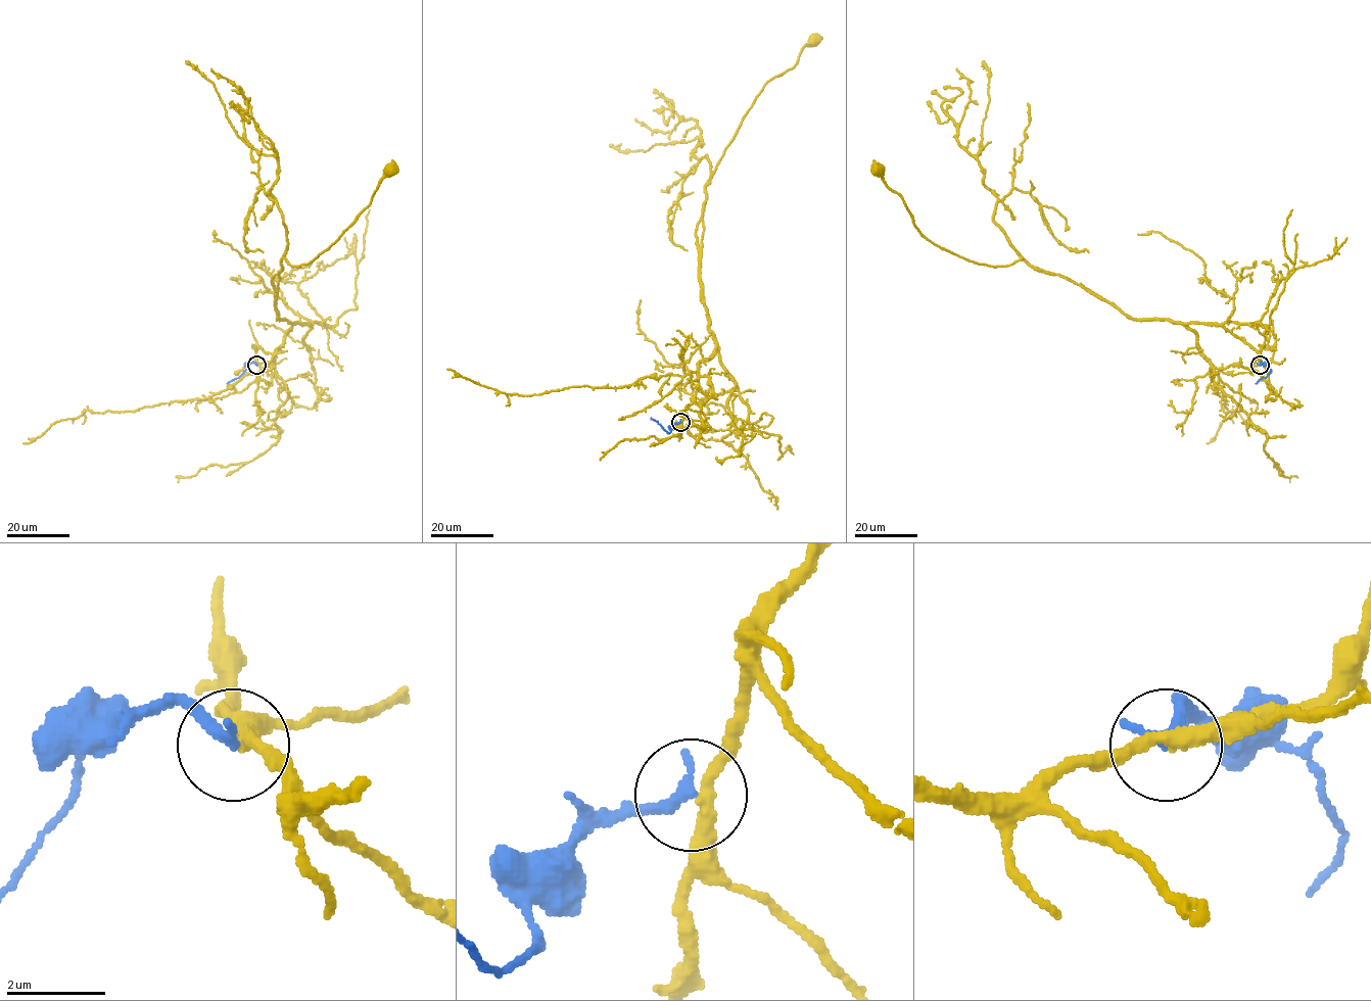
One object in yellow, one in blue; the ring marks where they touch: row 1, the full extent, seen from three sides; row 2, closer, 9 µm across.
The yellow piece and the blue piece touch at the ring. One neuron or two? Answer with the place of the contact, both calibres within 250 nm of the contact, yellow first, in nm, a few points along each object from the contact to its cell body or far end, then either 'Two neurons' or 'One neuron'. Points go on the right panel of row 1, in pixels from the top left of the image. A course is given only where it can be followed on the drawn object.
Place: (1260, 365). Thickness 280 nm (yellow) against 280 nm. Course of yellow: (1260, 365), (1216, 369), (1184, 325), (1130, 318), (1080, 285), (1021, 258), (988, 266), (934, 244), (877, 171). Course of blue: (1260, 365), (1265, 363), (1271, 372), (1256, 383). Two neurons

